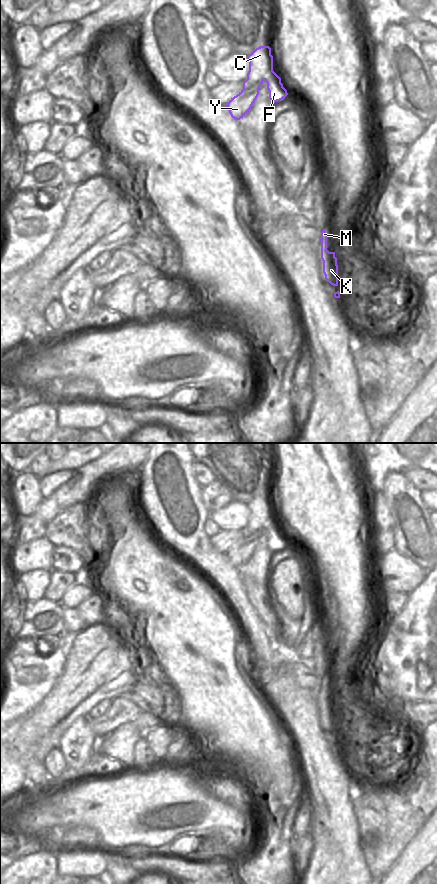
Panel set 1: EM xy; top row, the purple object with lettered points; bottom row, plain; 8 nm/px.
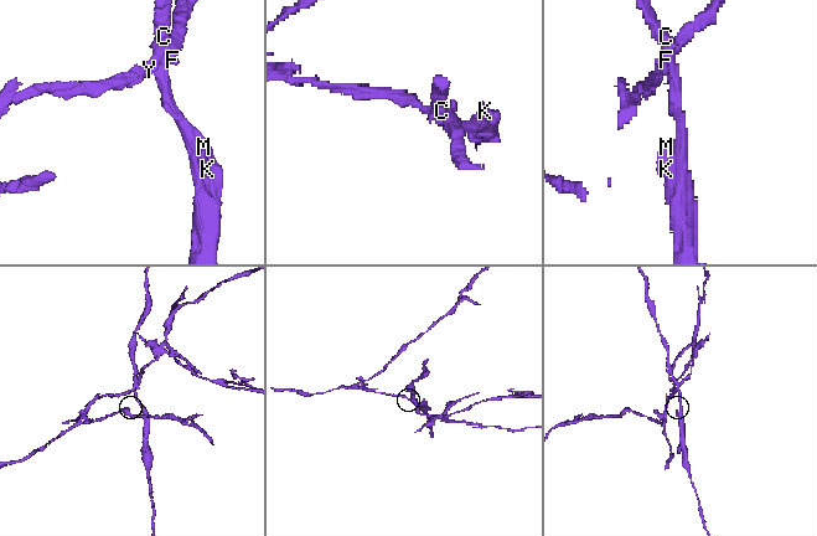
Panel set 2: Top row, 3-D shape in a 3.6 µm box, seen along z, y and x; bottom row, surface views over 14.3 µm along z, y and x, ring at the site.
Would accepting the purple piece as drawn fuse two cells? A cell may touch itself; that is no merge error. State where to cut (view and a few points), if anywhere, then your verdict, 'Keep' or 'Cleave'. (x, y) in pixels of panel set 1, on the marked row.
Split along xy (243, 83), (259, 86). Cleave.

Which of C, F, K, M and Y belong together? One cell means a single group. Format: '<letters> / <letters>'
C K M / F Y

